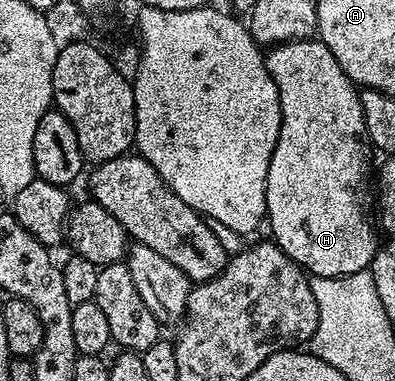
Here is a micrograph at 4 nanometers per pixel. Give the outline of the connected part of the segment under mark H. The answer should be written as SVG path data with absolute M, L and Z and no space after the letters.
M320 38L307 40L290 40L287 44L278 44L268 49L265 56L265 65L269 71L269 77L275 82L279 92L281 103L281 129L275 150L271 154L271 162L267 170L267 198L265 199L265 214L267 225L273 233L271 239L278 244L295 263L300 264L310 277L314 276L346 276L356 272L364 272L373 263L373 255L379 247L377 232L373 229L373 212L375 216L375 192L369 189L369 152L371 145L369 137L365 135L365 123L363 122L363 110L361 109L361 98L358 85L343 74L343 66L335 62L335 54L327 50L327 46Z

